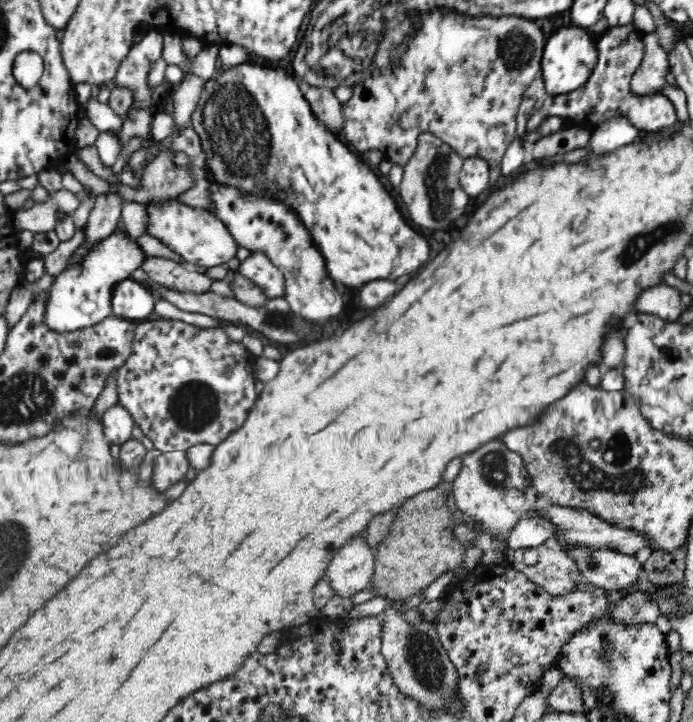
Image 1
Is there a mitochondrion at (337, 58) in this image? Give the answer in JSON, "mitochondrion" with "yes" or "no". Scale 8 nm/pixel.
{"mitochondrion":"yes"}

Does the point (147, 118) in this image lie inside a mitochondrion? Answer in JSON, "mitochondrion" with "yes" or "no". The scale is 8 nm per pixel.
{"mitochondrion":"no"}

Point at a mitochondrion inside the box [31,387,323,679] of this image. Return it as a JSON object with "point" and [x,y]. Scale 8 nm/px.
{"point":[192,418]}

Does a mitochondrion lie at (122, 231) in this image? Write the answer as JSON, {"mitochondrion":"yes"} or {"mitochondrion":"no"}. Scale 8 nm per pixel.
{"mitochondrion":"no"}

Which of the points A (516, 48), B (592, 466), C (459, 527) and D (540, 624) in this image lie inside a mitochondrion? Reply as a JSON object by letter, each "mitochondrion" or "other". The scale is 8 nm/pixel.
{"A":"mitochondrion","B":"mitochondrion","C":"other","D":"other"}

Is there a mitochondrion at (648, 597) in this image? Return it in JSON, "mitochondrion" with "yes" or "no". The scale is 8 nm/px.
{"mitochondrion":"no"}

